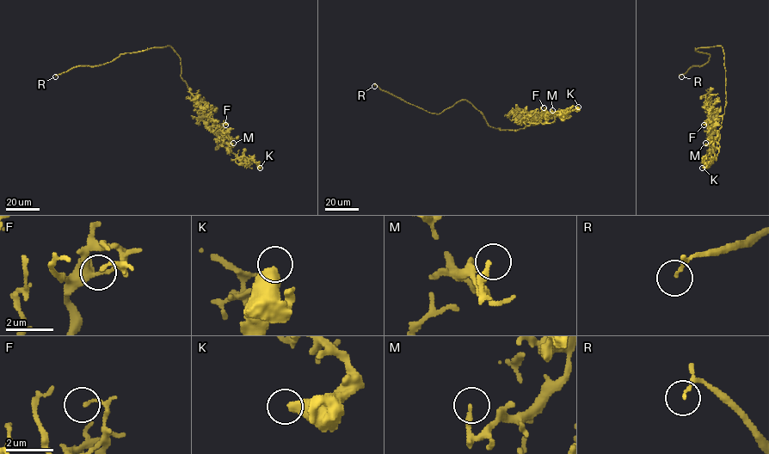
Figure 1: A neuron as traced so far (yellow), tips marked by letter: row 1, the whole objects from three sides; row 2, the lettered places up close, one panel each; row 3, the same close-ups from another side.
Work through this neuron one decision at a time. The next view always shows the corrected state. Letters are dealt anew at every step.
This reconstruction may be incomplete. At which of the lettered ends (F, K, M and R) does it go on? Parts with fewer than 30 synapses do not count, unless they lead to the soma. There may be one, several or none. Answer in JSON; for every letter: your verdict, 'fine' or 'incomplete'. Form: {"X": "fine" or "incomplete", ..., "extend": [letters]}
{"F": "fine", "K": "fine", "M": "fine", "R": "incomplete", "extend": ["R"]}

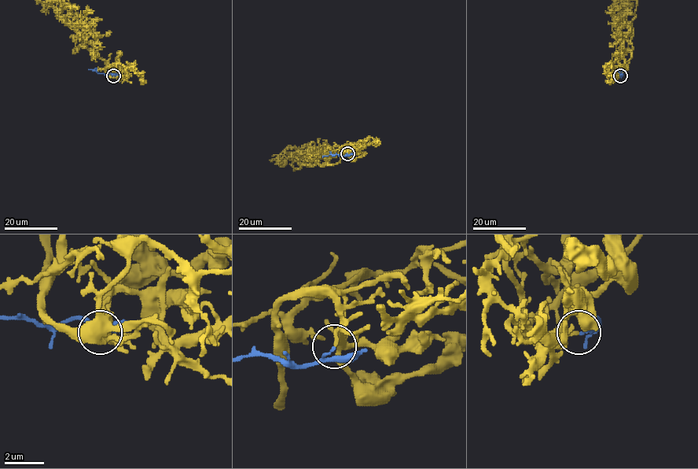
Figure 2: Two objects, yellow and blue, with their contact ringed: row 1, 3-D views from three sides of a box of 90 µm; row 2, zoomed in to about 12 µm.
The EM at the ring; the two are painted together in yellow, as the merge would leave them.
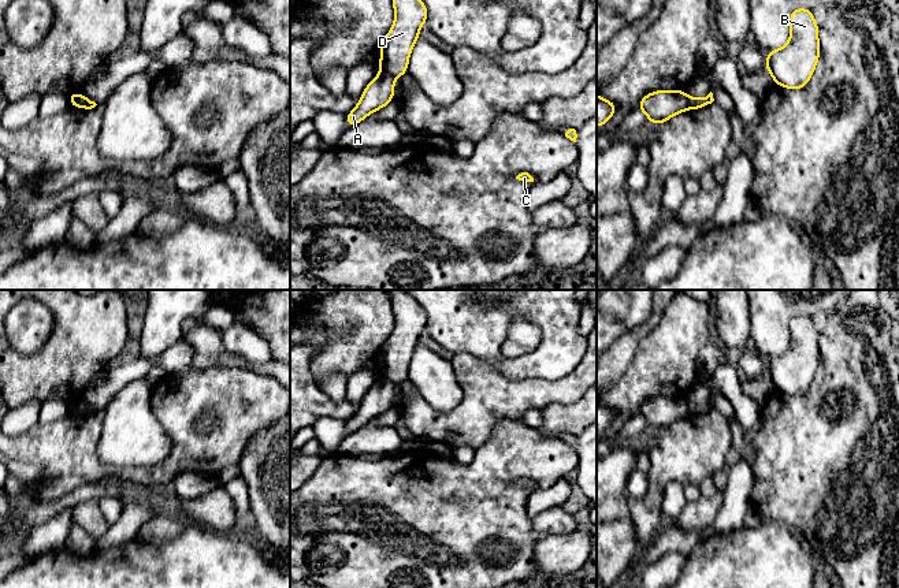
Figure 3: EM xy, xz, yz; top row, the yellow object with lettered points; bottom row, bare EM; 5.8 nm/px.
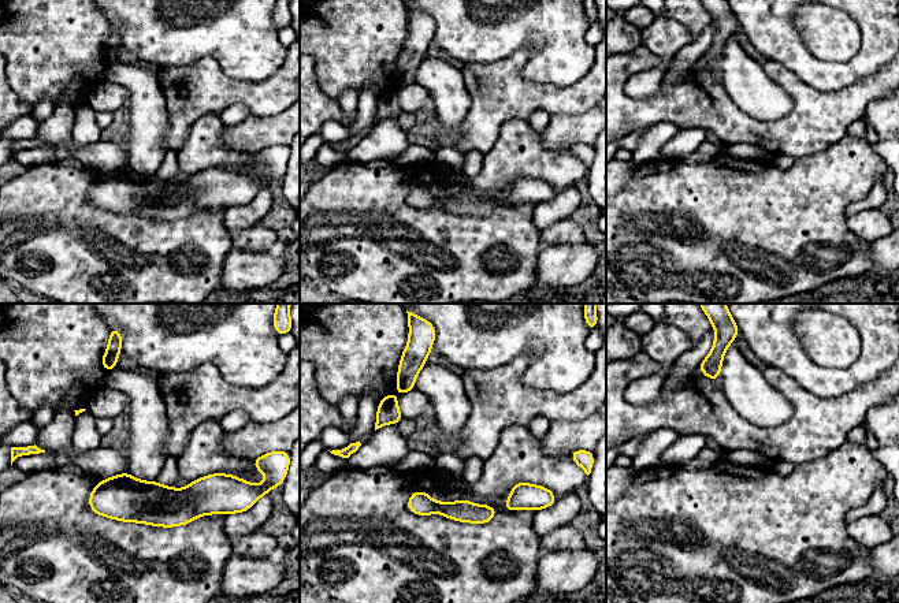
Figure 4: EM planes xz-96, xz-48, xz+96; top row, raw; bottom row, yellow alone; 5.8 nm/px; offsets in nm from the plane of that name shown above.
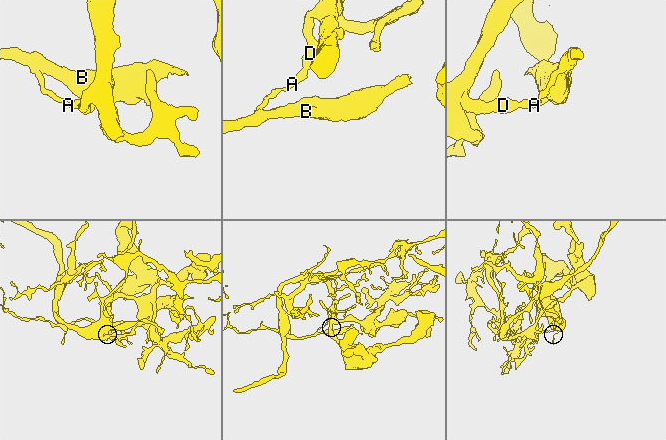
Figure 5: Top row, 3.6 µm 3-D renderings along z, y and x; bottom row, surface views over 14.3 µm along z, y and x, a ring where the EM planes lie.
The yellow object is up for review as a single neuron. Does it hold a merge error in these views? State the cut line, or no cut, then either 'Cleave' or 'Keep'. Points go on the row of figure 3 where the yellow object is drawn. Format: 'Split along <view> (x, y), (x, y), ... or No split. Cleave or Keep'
Split along xz (381, 71), (394, 77). Cleave

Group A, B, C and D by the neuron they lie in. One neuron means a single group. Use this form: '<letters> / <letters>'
A B C / D

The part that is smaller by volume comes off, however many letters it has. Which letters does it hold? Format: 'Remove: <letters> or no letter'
Remove: A, B, C

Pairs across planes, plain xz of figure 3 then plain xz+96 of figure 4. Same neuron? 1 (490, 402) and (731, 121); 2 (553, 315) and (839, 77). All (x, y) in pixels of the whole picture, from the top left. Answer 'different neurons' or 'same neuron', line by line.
1: same neuron
2: same neuron

